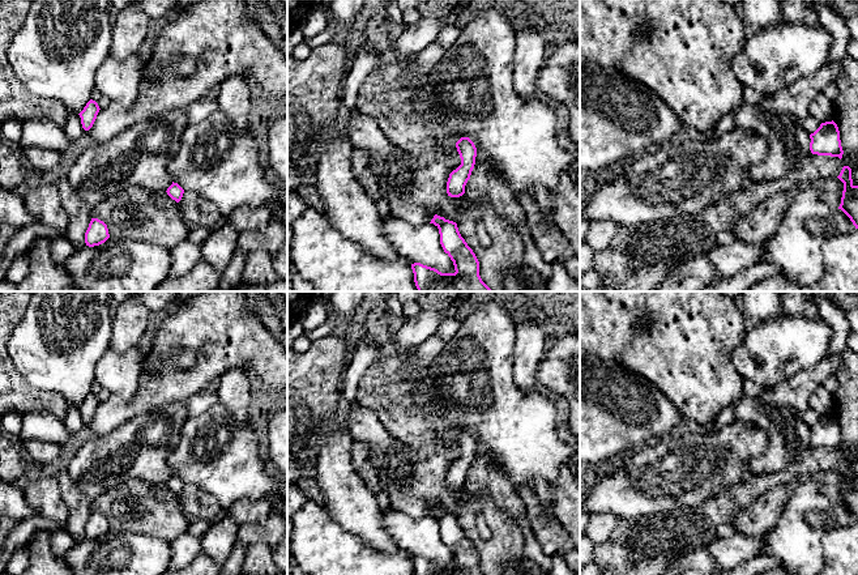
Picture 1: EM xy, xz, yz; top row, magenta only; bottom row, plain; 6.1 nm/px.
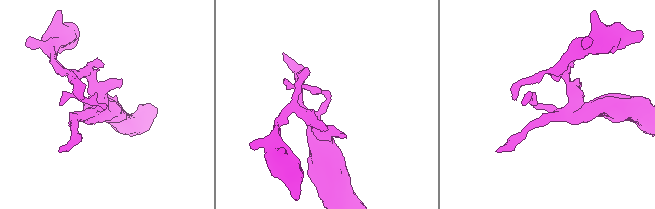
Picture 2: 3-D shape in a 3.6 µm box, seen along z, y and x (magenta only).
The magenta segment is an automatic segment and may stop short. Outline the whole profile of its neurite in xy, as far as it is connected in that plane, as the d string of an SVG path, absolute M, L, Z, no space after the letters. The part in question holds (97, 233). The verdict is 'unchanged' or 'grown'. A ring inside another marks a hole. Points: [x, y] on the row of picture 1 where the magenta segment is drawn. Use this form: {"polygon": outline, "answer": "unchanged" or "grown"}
{"polygon": "M91 218L89 227L85 233L85 243L89 247L99 246L110 238L107 225L98 220Z", "answer": "unchanged"}

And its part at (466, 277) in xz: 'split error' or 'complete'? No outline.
complete

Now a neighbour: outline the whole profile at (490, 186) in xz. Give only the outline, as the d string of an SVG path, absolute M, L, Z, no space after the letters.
M477 150L475 165L464 193L470 201L483 199L511 226L518 227L526 221L526 214L517 196L512 192L504 178L492 167L492 161Z

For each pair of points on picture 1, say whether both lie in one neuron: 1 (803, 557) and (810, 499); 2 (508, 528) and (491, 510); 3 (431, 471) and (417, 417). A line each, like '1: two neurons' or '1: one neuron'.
1: one neuron
2: one neuron
3: two neurons

